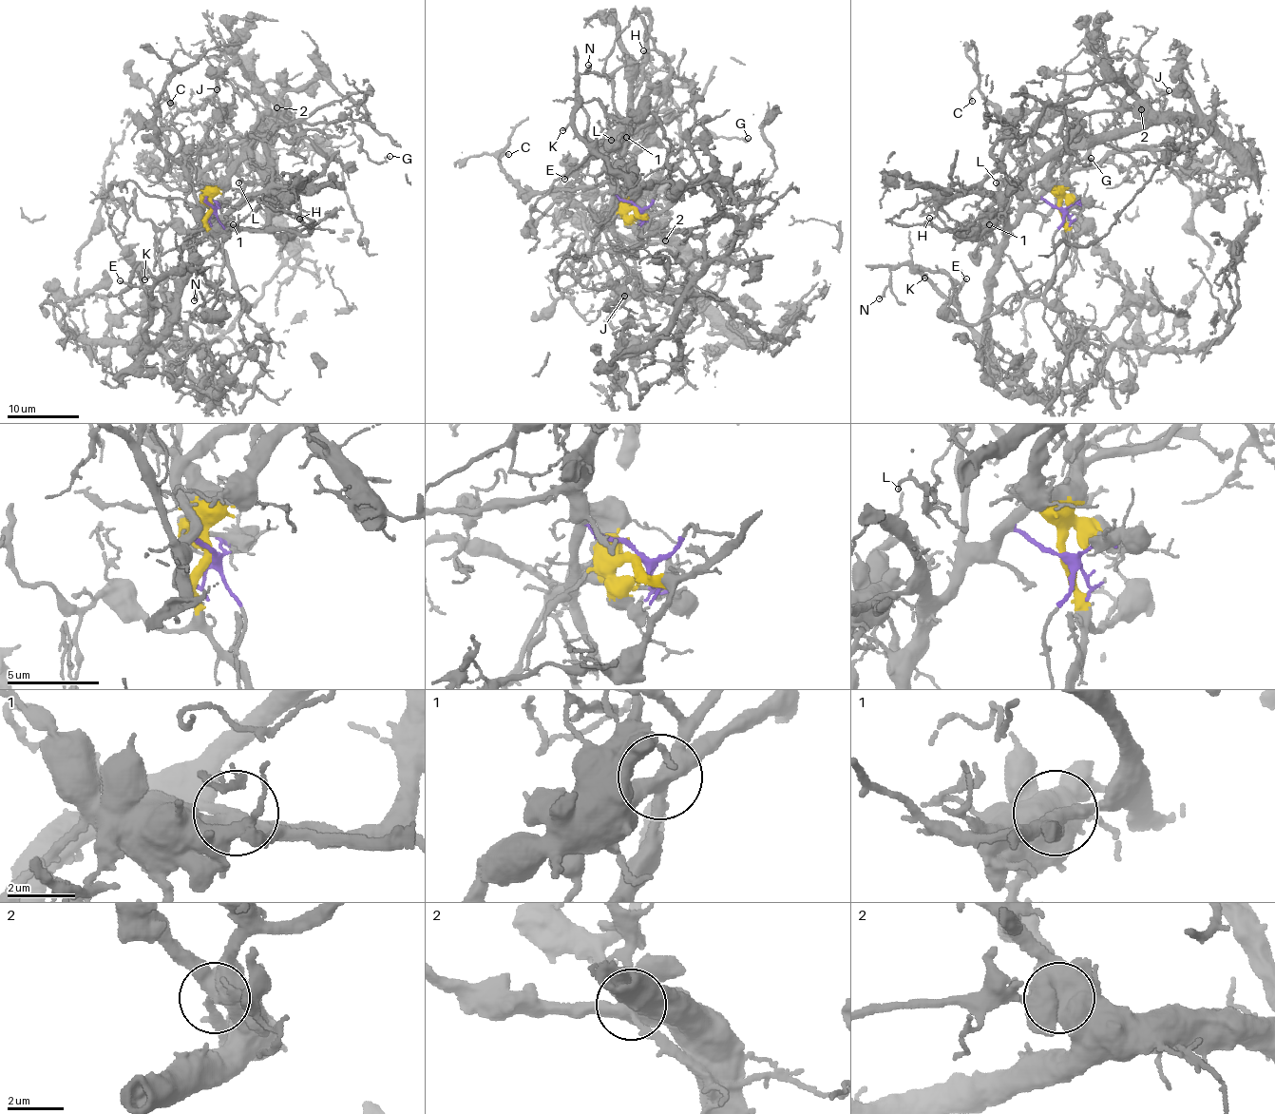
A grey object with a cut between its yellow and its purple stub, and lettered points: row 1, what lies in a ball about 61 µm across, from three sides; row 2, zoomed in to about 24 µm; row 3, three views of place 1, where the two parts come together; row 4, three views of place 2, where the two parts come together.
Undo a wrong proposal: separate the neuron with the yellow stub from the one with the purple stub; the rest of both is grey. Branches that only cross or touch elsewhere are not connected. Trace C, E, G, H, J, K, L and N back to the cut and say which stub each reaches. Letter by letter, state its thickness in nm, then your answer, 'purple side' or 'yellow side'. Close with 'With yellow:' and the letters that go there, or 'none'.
C: 100 nm | purple side
E: 180 nm | purple side
G: 120 nm | yellow side
H: 190 nm | purple side
J: 130 nm | yellow side
K: 180 nm | purple side
L: 110 nm | yellow side
N: 130 nm | purple side
With yellow: G, J, L

